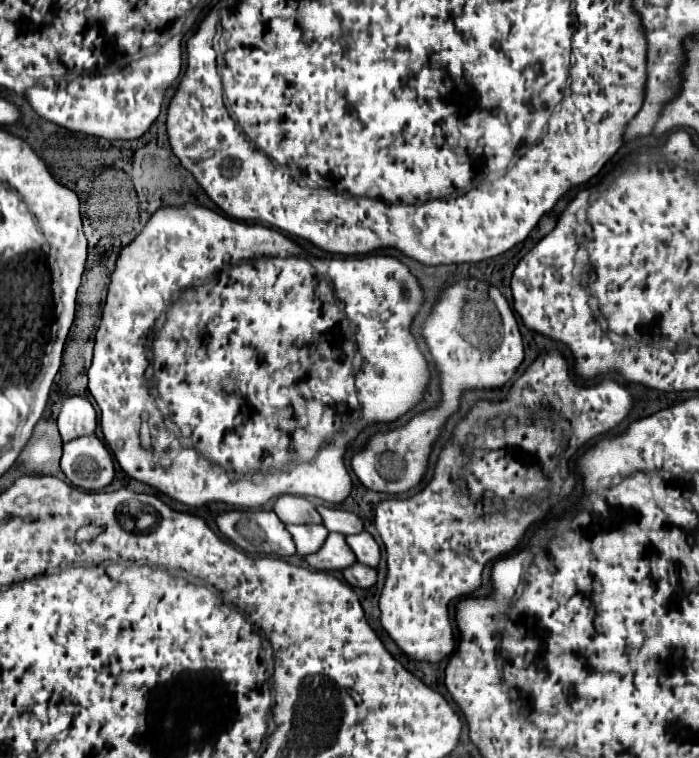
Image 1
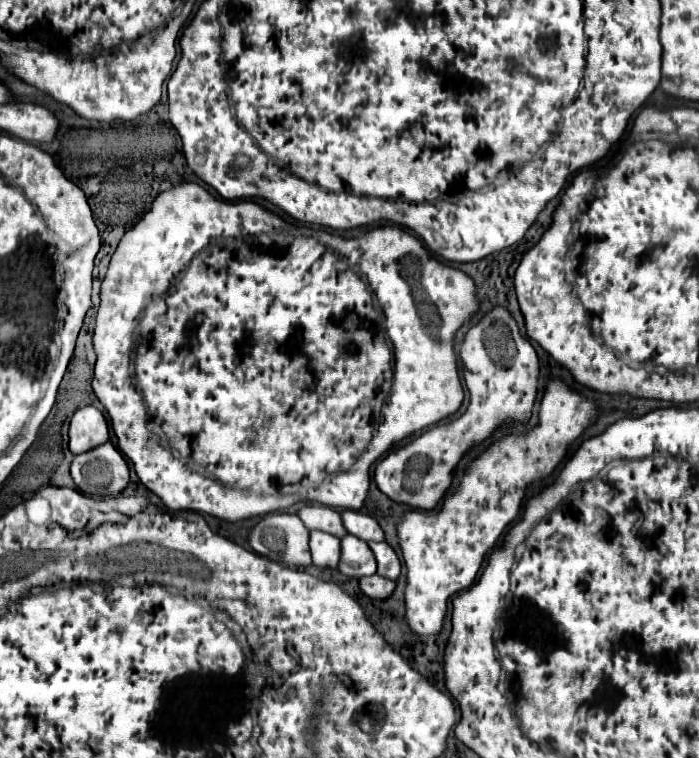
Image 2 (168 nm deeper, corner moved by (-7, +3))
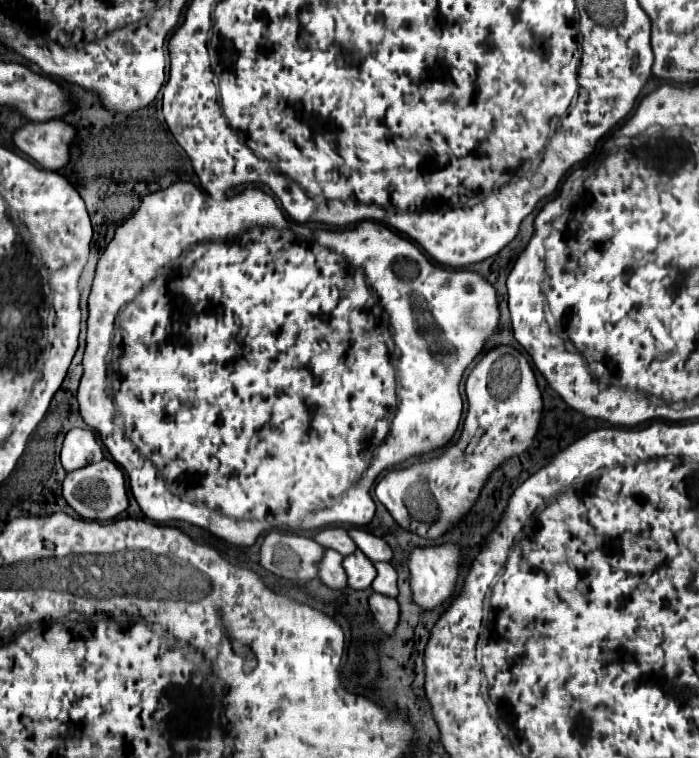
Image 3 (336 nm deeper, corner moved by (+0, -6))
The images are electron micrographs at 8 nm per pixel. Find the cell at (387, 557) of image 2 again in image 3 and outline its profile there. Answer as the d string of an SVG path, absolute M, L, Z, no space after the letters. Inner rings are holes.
M374 563L376 571L378 571L378 577L374 579L372 583L372 589L376 593L382 593L382 595L388 595L388 597L398 597L398 585L396 585L396 571L390 563Z

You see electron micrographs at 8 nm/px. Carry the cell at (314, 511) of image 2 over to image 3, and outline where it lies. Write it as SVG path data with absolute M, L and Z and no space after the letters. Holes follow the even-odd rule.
M326 527L322 531L318 531L314 535L314 539L322 545L322 547L328 547L328 549L334 549L338 551L340 555L348 555L348 553L354 553L356 551L356 543L350 539L348 531L344 527Z

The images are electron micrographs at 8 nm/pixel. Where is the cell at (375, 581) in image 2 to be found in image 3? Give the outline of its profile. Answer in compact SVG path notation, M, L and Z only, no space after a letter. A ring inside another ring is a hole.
M372 593L372 597L370 597L370 611L372 611L376 623L380 625L380 629L386 635L392 635L396 625L398 625L398 619L400 619L398 601L392 599L392 597L384 597L380 593Z

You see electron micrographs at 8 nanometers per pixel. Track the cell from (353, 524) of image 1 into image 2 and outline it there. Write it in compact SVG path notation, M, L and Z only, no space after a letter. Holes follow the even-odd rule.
M343 510L341 520L343 520L343 526L349 534L353 534L353 536L365 540L365 542L369 542L369 540L381 542L383 540L381 526L369 514L361 514L361 512L355 512L355 510Z

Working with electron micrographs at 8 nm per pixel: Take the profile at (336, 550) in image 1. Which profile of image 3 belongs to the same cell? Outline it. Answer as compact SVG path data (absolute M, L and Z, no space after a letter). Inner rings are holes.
M356 551L348 557L344 557L344 569L348 573L348 587L352 589L368 589L376 577L374 565L364 557L364 553Z

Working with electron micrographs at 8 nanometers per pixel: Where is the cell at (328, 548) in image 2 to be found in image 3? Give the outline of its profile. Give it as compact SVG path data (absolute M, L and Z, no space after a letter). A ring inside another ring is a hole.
M326 549L326 555L324 559L320 561L320 581L326 583L328 587L332 589L344 589L348 585L348 577L344 573L344 567L342 567L342 555L332 551L332 549Z

